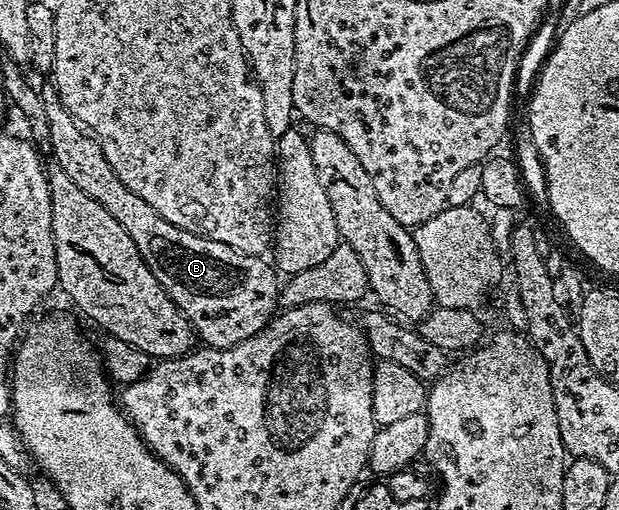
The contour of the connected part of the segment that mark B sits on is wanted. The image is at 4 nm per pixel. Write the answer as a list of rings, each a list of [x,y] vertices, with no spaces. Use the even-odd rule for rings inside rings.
[[[42,87],[40,94],[46,104],[46,120],[43,124],[46,129],[49,128],[49,140],[53,143],[52,159],[55,164],[67,172],[68,177],[79,186],[79,189],[99,202],[99,205],[105,207],[112,217],[117,218],[126,228],[142,258],[151,267],[155,278],[166,294],[172,298],[172,302],[182,311],[202,345],[213,349],[229,349],[237,345],[241,334],[252,331],[251,317],[254,314],[269,313],[273,304],[275,308],[278,303],[281,280],[276,267],[262,256],[245,255],[223,242],[208,240],[205,236],[196,236],[187,230],[171,226],[171,222],[167,222],[167,218],[151,210],[151,206],[147,206],[147,202],[143,202],[139,194],[127,190],[127,186],[119,182],[115,170],[111,170],[111,162],[107,162],[100,143],[77,123],[75,117],[58,100],[56,91],[52,87]]]

